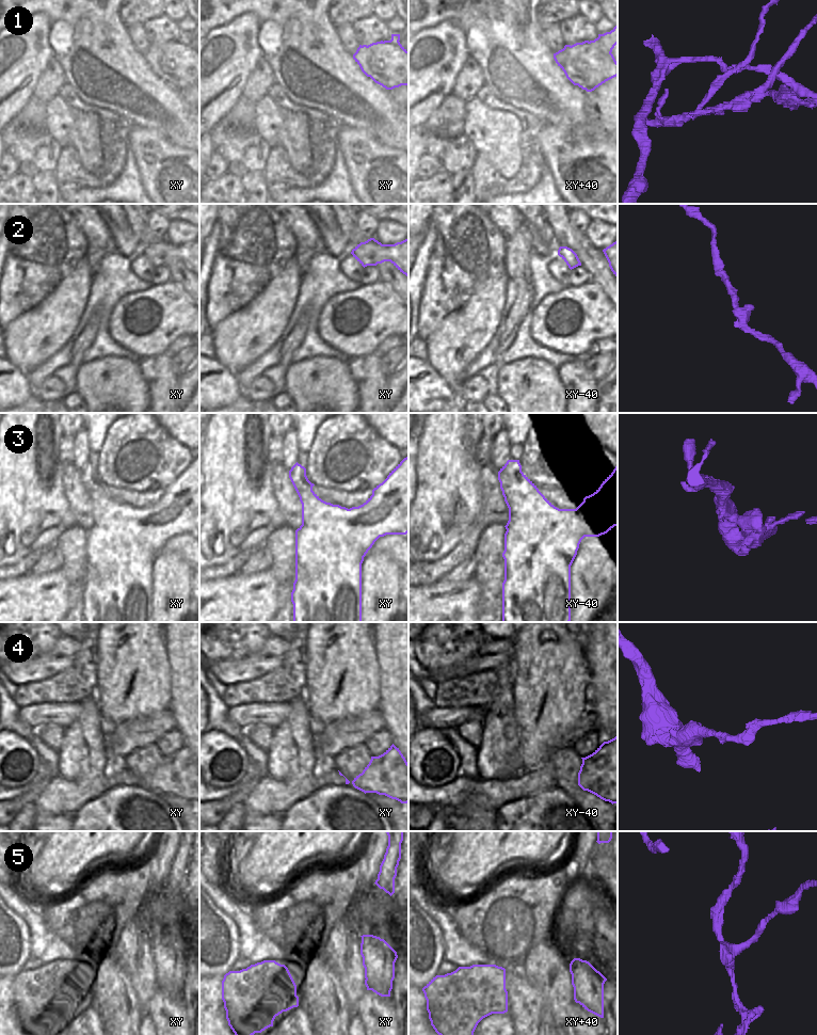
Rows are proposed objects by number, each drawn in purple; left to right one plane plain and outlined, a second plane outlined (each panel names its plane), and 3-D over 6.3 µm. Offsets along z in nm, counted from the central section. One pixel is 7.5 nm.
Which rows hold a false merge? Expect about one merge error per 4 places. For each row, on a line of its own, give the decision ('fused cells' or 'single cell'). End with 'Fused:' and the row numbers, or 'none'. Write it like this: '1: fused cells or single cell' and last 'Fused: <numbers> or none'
1: fused cells
2: single cell
3: single cell
4: single cell
5: fused cells
Fused: 1, 5

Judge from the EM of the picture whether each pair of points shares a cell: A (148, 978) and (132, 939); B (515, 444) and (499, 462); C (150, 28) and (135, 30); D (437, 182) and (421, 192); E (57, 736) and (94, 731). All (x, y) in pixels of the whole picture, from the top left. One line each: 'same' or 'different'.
A: same
B: different
C: different
D: same
E: different

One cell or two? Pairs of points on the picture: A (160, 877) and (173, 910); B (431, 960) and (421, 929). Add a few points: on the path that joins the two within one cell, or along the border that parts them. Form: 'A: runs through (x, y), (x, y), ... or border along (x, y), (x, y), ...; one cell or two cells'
A: border along (164, 881), (153, 888); two cells
B: runs through (423, 953), (421, 951), (421, 937); one cell

